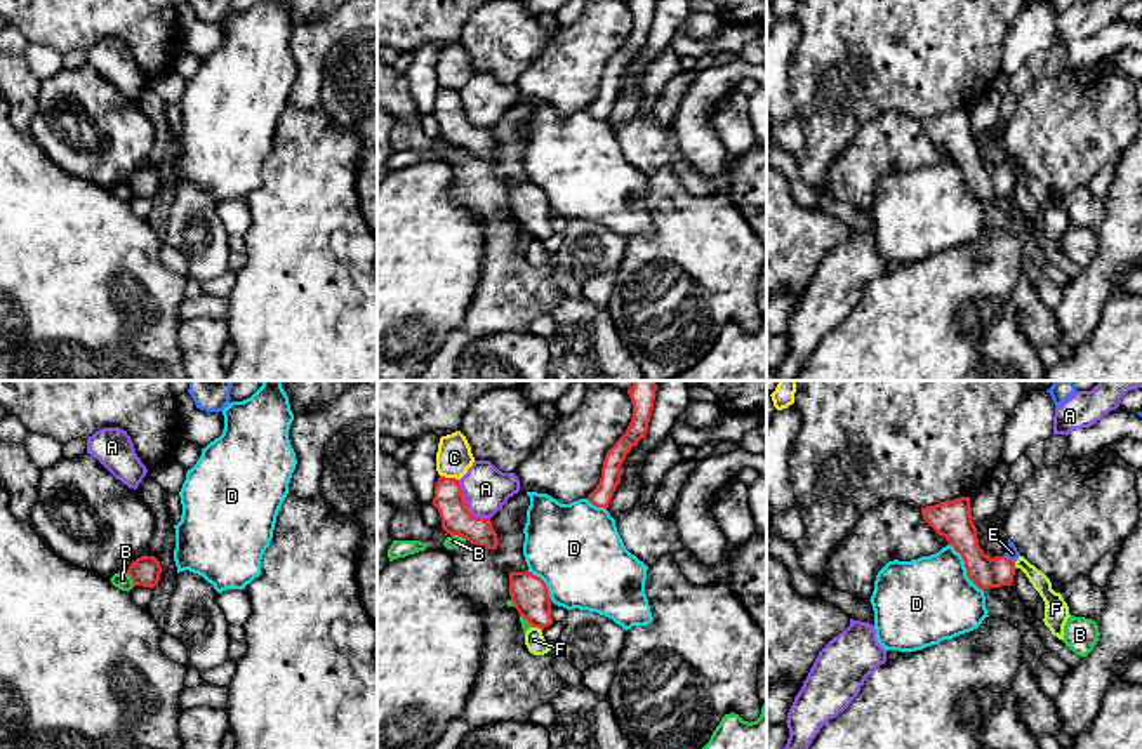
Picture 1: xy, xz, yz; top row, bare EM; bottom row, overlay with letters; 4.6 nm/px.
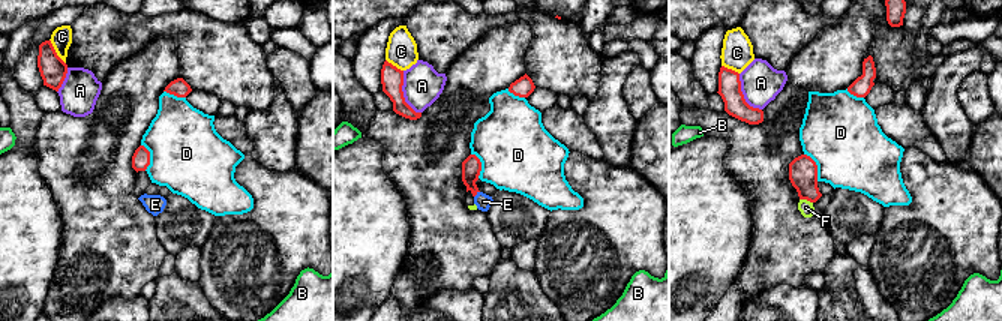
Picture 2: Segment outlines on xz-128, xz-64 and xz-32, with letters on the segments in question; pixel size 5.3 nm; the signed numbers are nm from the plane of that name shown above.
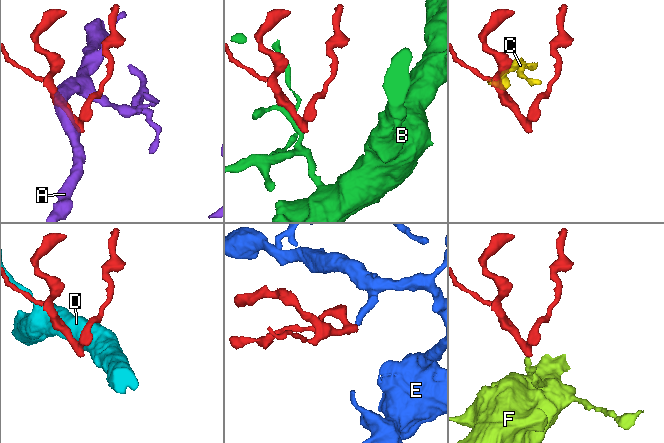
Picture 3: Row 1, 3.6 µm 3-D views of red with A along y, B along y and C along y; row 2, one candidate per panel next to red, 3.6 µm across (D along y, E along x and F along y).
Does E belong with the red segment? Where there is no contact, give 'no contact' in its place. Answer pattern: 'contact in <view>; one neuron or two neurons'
contact in yz; one neuron

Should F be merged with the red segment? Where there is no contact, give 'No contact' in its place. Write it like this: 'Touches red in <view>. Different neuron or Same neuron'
Touches red in xz. Different neuron

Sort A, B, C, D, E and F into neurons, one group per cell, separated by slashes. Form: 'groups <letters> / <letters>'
groups A / B / C / D / E / F

